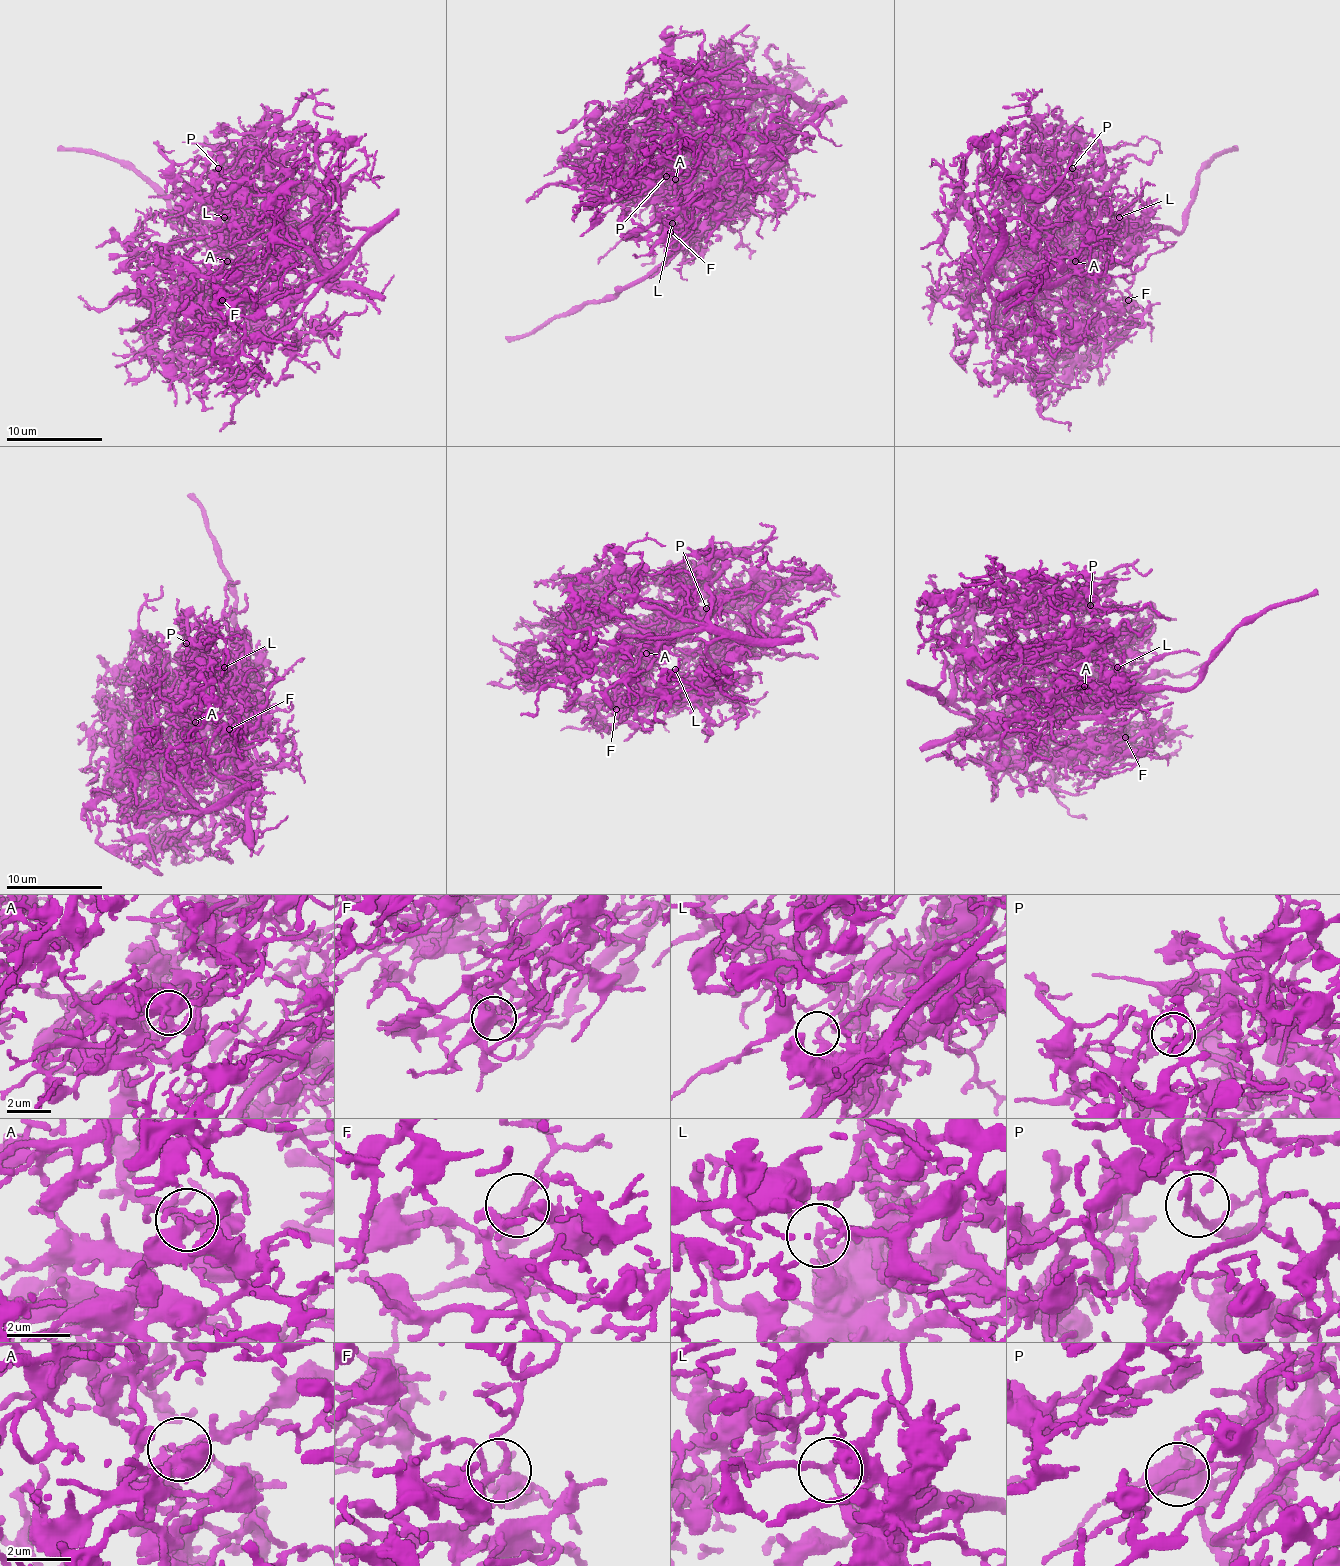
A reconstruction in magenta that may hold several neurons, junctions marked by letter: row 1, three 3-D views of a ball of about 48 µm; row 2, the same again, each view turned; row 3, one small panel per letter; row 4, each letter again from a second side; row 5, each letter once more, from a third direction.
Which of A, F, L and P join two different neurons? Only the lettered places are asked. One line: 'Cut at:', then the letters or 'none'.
Cut at: L

